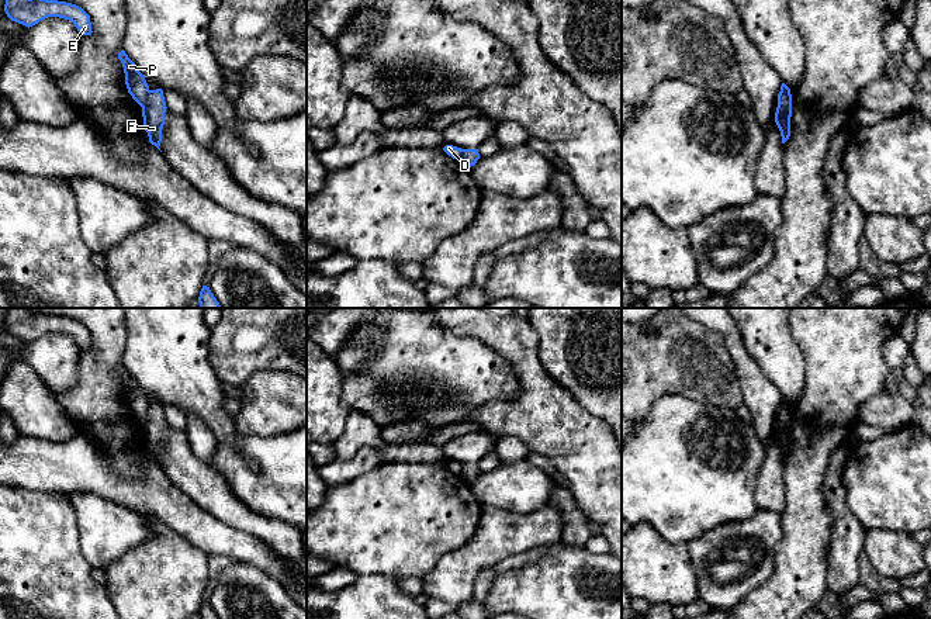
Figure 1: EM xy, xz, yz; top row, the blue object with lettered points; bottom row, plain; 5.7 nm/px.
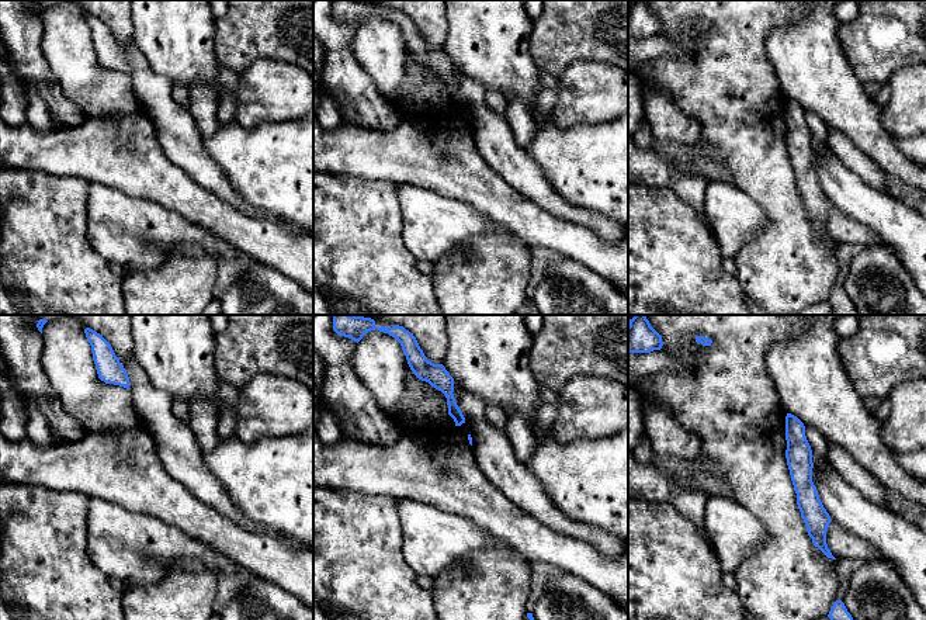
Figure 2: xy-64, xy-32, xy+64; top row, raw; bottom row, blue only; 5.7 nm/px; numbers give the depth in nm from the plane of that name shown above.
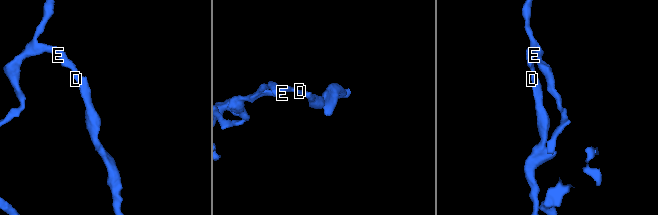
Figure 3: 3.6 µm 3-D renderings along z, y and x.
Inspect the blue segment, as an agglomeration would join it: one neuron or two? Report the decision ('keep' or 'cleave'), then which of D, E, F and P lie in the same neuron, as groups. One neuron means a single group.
cleave | D E P / F

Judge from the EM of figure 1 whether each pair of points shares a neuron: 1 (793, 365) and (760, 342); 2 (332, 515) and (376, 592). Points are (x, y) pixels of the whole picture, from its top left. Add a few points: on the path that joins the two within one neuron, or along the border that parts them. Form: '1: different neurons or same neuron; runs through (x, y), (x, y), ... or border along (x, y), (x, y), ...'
1: same neuron; runs through (785, 360), (768, 343)
2: different neurons; border along (359, 574), (383, 574), (395, 580)

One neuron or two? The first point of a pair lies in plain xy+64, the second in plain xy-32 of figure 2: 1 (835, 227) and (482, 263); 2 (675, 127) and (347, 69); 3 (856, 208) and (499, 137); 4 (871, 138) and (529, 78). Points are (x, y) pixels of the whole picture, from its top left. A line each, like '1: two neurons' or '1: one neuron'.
1: two neurons
2: one neuron
3: one neuron
4: one neuron

